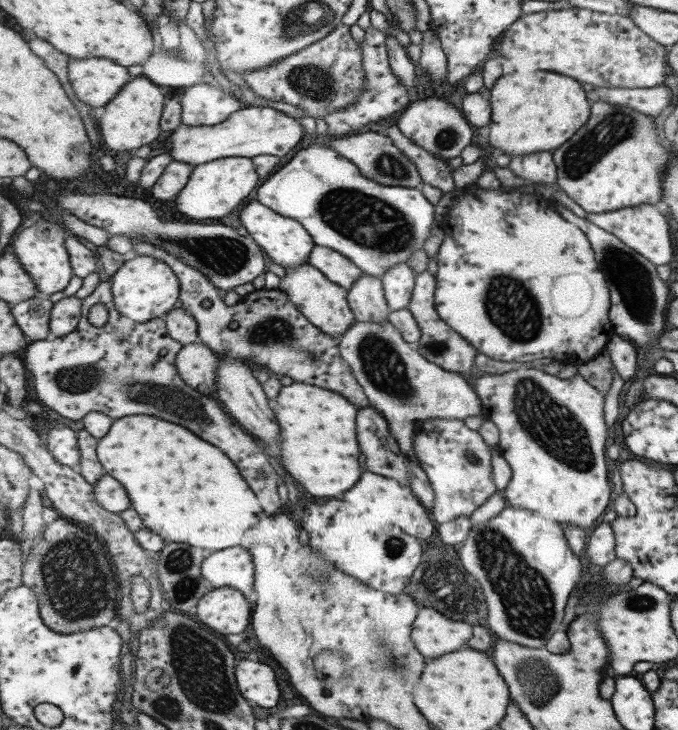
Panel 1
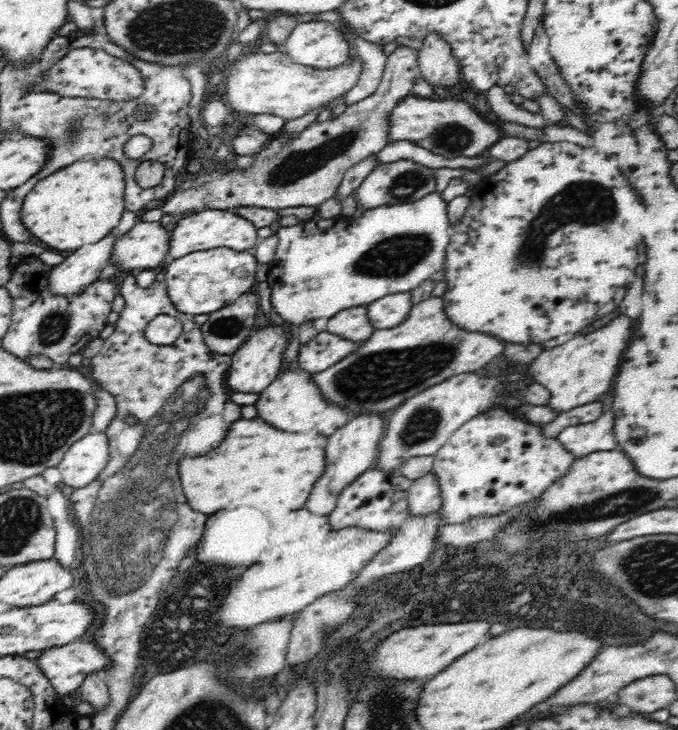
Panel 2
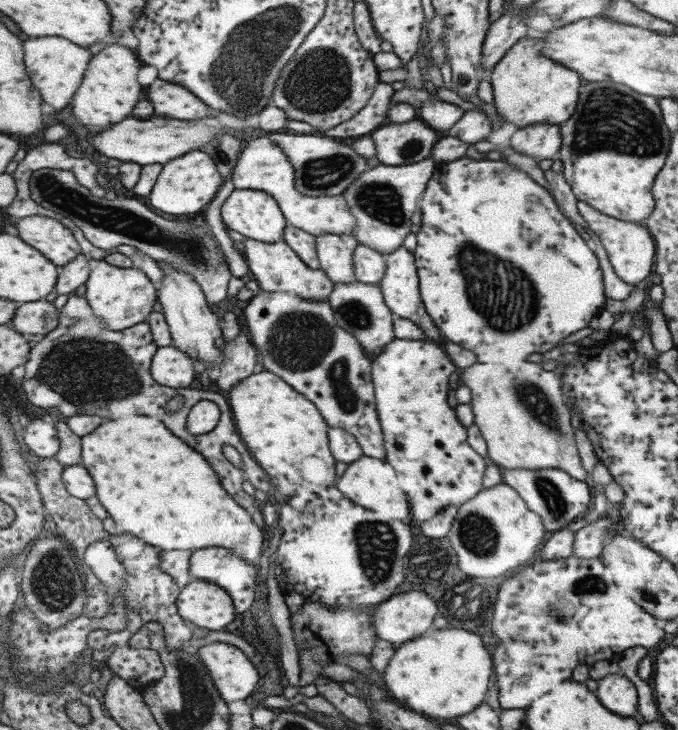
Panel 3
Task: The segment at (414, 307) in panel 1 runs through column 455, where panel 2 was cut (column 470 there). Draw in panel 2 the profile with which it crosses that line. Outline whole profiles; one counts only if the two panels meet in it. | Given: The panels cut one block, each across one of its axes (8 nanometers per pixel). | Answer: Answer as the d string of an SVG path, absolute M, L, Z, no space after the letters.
M443 296L432 297L415 304L400 326L376 329L355 353L332 368L313 373L313 380L324 396L342 404L352 416L362 412L383 413L451 376L482 368L502 354L506 343L490 332L460 328L448 318Z

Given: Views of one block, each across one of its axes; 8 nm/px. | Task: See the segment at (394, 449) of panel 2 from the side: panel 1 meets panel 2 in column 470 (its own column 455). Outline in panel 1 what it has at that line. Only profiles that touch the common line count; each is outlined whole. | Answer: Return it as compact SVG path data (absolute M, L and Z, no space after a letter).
M355 321L347 334L341 336L341 351L354 372L359 384L363 385L370 406L375 407L388 420L390 431L398 440L402 451L416 463L415 435L420 422L427 419L459 419L465 420L467 416L479 416L485 411L482 397L476 389L458 372L451 372L433 364L423 356L416 347L402 335L402 332L389 321Z

